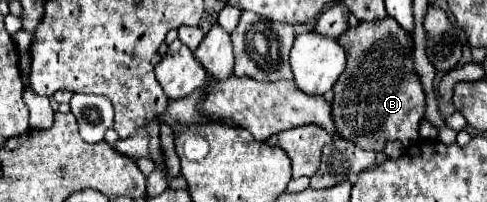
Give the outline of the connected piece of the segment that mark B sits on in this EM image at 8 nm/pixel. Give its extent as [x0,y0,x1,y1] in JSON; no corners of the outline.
[332,16,426,152]

